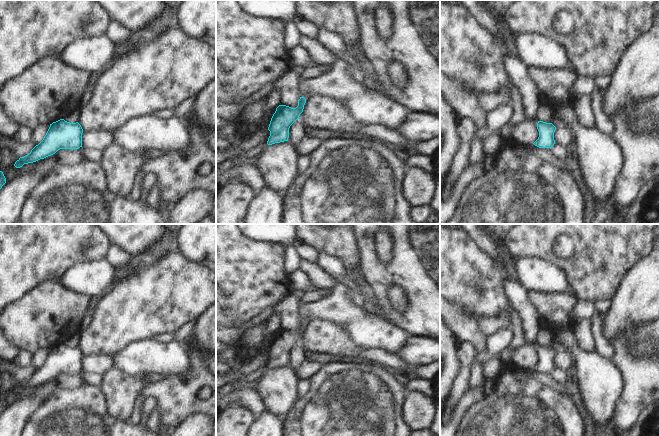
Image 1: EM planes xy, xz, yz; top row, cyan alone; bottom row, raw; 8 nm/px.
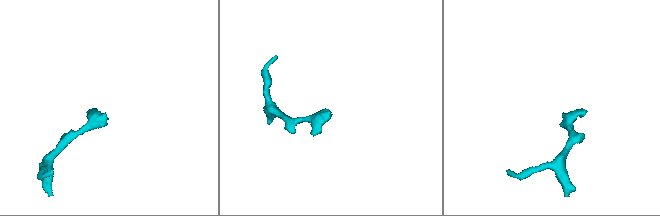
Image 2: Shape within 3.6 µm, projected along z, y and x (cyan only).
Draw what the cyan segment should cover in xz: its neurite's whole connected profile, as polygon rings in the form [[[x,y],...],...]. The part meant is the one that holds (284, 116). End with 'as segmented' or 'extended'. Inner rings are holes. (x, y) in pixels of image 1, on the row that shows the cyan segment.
[[[304,93],[298,100],[298,106],[296,108],[291,108],[286,105],[279,105],[276,108],[268,127],[268,130],[270,131],[270,136],[267,141],[268,145],[288,141],[289,128],[297,119],[299,119],[299,116],[303,112],[304,106],[309,99],[310,96],[307,93]]]; extended

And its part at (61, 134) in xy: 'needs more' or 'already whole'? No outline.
already whole

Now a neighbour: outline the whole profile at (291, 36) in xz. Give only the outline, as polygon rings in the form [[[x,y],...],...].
[[[293,20],[286,21],[284,26],[283,44],[287,53],[289,53],[292,48],[299,45],[300,36],[301,33],[298,31]]]

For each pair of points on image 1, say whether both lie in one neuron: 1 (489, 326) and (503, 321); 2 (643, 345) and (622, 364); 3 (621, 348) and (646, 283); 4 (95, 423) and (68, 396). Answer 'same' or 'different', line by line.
1: same
2: same
3: different
4: same

